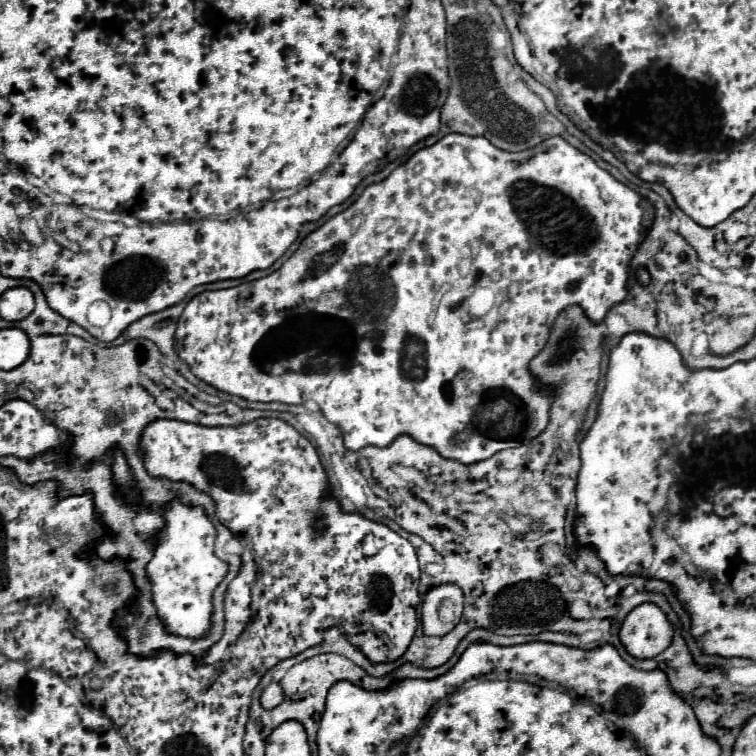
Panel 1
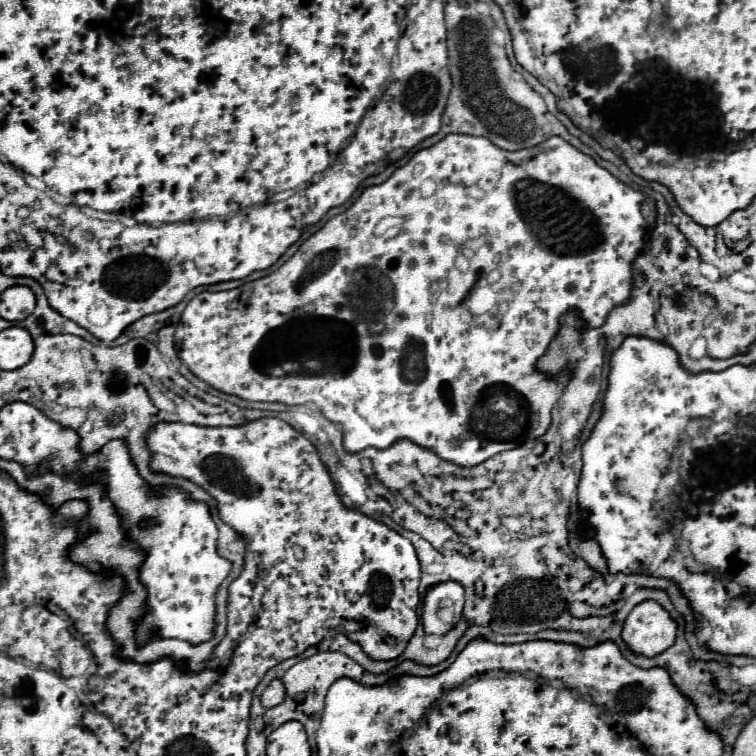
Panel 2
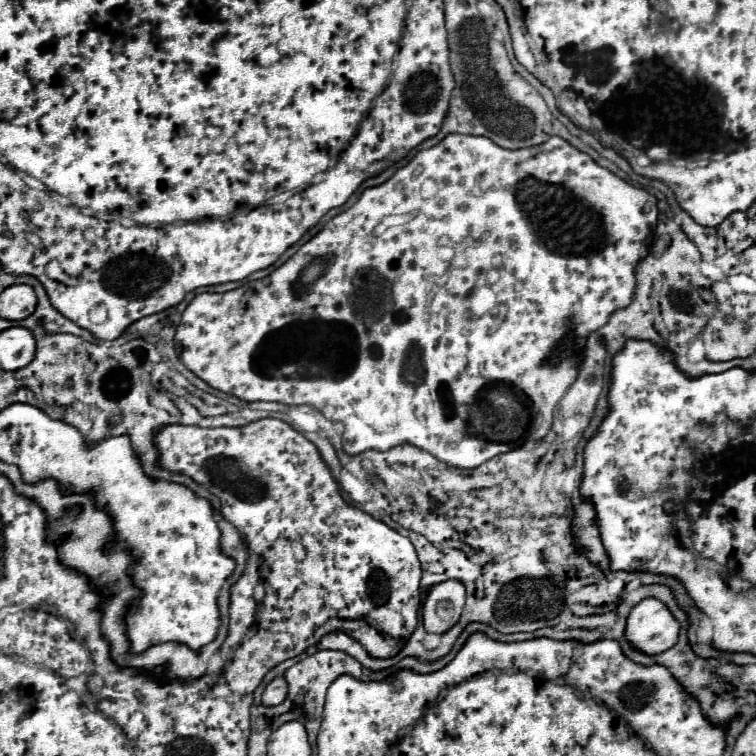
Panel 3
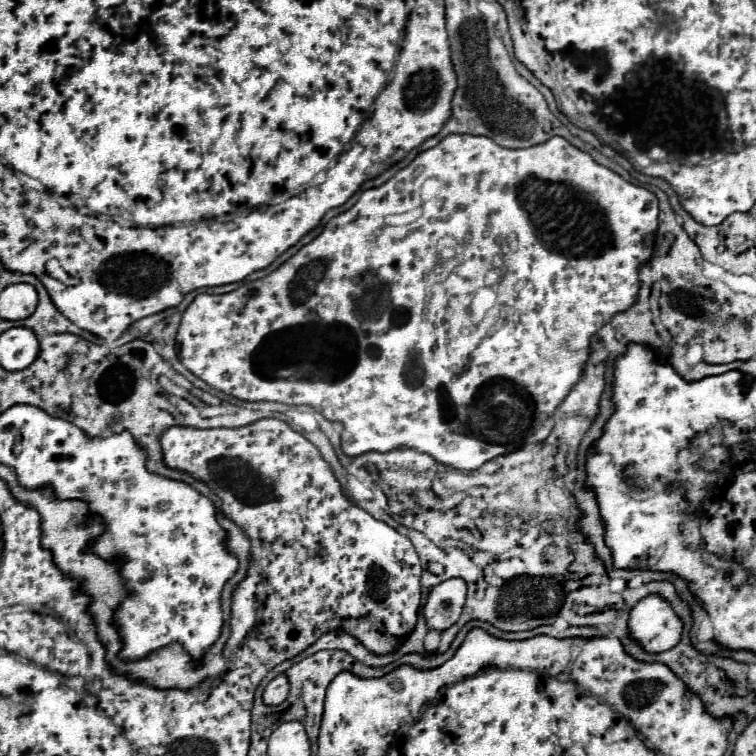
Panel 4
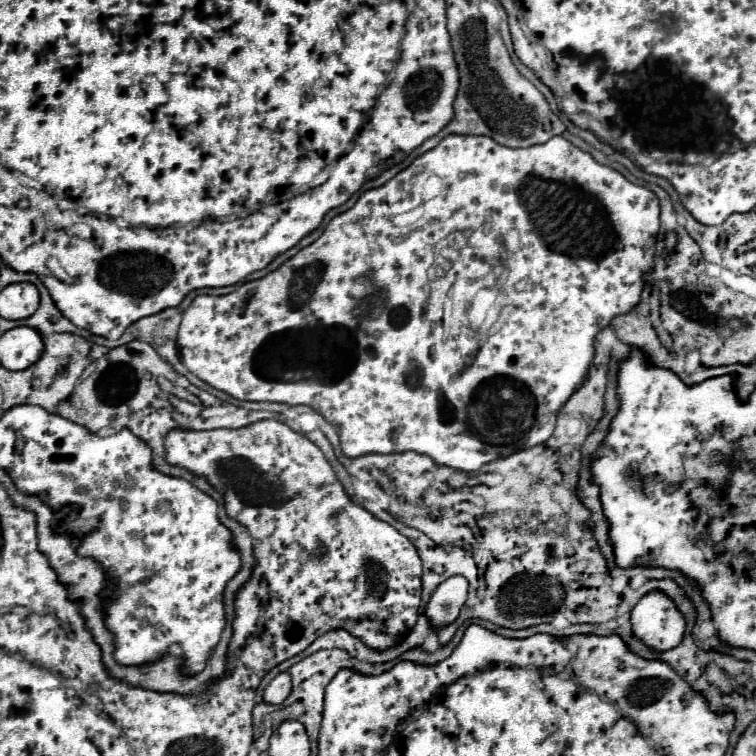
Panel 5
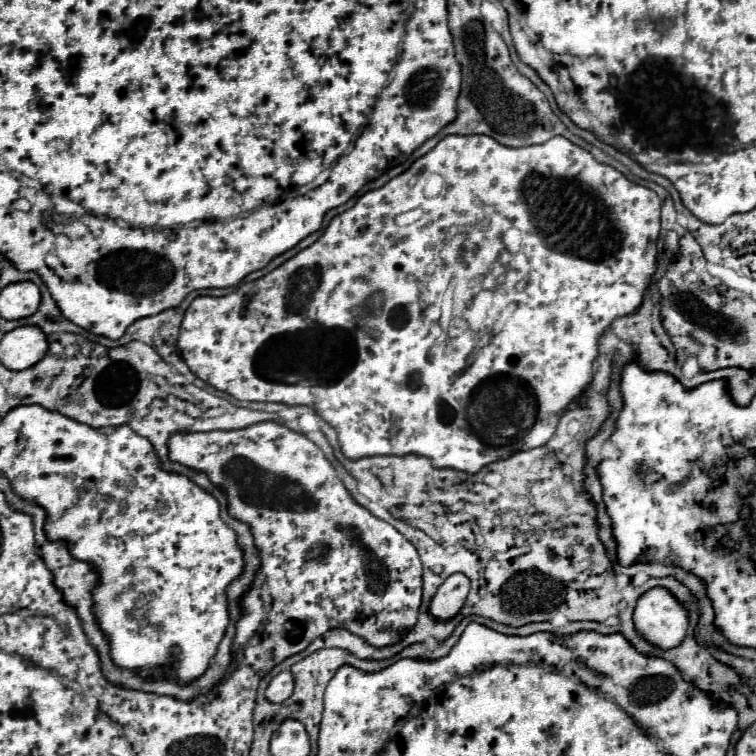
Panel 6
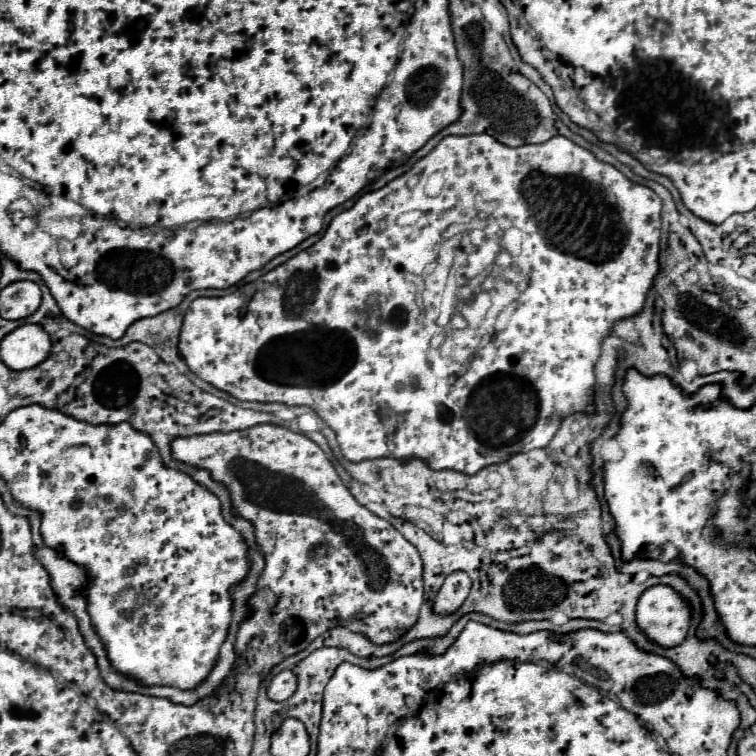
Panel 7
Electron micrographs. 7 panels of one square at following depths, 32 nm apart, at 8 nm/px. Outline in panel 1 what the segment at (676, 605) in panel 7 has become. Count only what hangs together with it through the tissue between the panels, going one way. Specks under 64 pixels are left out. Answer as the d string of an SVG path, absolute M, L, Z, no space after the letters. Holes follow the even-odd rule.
M656 604L636 606L620 628L620 642L638 660L654 658L672 642L674 628Z

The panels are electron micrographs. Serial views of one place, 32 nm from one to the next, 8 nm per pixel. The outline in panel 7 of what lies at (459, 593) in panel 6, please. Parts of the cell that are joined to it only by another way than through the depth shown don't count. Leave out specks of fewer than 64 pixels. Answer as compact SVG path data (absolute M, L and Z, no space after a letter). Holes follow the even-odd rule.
M452 572L444 580L442 588L438 590L432 610L440 616L448 616L448 614L456 612L464 604L466 596L470 592L470 586L472 586L472 582L466 576L466 572Z

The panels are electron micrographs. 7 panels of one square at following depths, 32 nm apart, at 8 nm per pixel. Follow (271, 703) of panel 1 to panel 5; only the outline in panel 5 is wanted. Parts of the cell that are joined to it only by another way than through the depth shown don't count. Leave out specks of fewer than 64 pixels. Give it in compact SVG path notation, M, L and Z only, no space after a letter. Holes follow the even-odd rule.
M282 672L282 674L278 674L278 676L266 686L266 690L264 690L264 702L266 702L266 704L282 704L282 702L288 698L290 690L292 690L290 676L288 676L288 672Z

